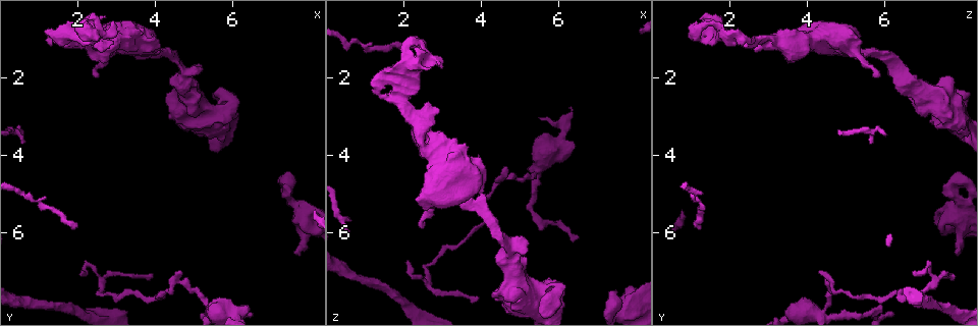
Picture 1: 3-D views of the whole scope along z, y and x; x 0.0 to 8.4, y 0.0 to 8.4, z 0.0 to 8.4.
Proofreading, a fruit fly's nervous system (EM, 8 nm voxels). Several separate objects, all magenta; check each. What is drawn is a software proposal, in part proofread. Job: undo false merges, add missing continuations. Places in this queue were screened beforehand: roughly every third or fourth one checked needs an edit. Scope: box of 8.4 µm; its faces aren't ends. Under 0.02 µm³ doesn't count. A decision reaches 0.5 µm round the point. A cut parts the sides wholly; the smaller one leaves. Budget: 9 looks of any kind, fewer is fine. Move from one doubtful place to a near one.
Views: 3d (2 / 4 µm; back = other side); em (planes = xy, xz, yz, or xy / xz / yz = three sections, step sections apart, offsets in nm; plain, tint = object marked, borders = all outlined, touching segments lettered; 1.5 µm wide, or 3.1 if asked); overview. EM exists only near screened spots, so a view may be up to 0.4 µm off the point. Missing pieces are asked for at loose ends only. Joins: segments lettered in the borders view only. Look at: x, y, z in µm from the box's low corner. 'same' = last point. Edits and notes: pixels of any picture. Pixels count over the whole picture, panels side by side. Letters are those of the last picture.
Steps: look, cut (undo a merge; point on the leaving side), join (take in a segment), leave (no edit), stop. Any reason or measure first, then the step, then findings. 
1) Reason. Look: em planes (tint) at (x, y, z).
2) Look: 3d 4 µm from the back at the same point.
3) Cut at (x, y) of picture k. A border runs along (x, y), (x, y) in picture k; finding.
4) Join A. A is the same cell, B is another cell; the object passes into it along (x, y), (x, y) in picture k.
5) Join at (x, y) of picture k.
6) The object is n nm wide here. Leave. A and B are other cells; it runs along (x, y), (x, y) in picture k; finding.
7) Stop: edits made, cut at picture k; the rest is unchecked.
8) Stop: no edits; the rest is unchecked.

An open end. Look: em planes (borders) at (7.70, 6.60, 7.90).

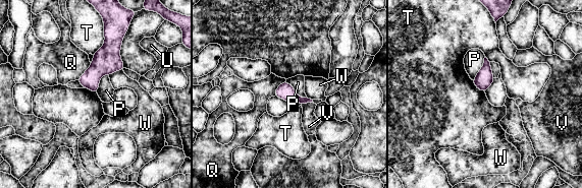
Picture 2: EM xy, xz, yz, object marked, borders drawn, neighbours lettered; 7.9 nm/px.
The longest contact is with T, 300 nm. Leave. P, Q, T, U, V and W are other cells; a border runs along (126, 30), (120, 50), (123, 67) in picture 2; no lettered segment goes on from it.

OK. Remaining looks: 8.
Tapers out. Look: em planes (borders) at (2.05, 7.00, 6.75).

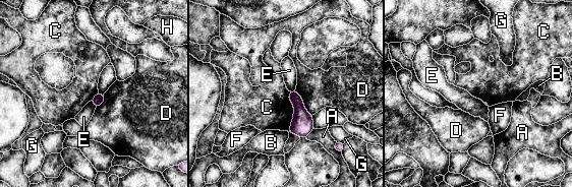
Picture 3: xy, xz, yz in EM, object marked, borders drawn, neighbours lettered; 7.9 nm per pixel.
The longest contact is with C, 320 nm. Leave. A, B, C, D, E, F, G and H are other cells; a border runs along (290, 91), (293, 118), (288, 131) in picture 3; no lettered segment goes on from it.

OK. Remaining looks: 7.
Branch stops here. Look: em planes (borders) at (2.40, 2.05, 5.80).

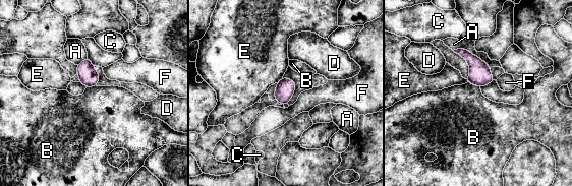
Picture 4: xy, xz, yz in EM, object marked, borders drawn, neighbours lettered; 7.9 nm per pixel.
Leave. A, B, C, D, E and F are other cells; no lettered segment goes on from it.

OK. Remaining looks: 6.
Sharp bend. Look: 3d 2 µm at (4.60, 7.15, 4.60).

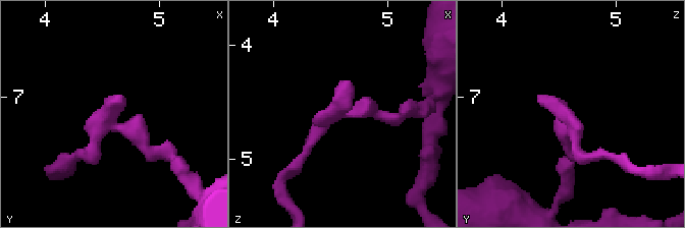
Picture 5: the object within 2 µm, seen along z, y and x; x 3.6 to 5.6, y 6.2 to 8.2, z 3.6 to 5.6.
Look: em planes (tint) at (4.56, 7.22, 4.58).

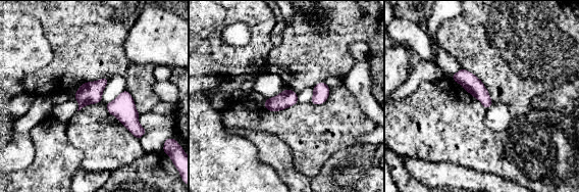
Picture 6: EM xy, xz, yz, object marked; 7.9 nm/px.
See the neighbours. Look: em planes (borders) at the same point.

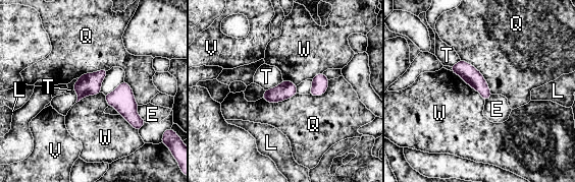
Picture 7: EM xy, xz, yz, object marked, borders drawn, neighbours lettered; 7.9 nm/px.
The longest contact is with Q, 380 nm. Leave. E, L, Q, T, V and W are other cells; a border runs along (451, 71), (474, 88), (484, 101) in picture 7; all the same cell.

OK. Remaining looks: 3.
Stop: no edits; the rest is unchecked.

